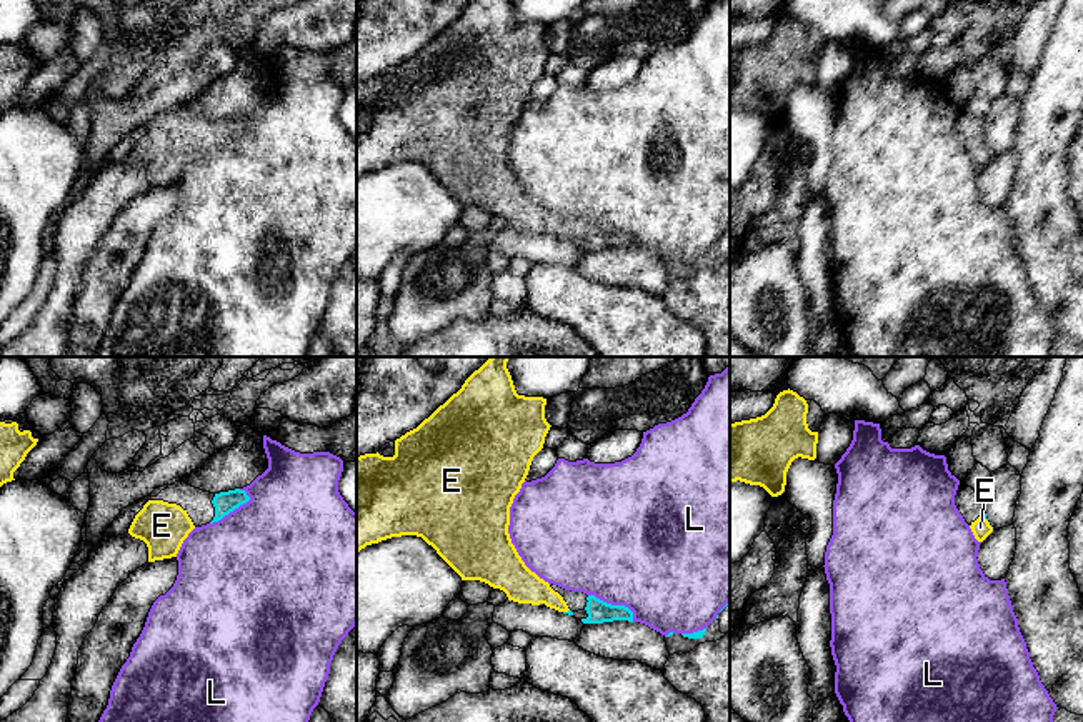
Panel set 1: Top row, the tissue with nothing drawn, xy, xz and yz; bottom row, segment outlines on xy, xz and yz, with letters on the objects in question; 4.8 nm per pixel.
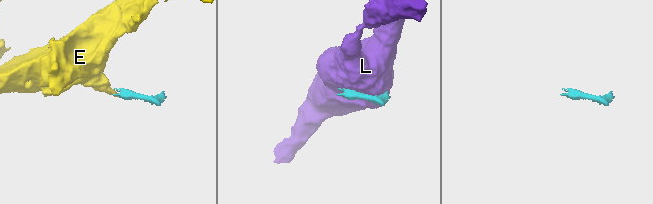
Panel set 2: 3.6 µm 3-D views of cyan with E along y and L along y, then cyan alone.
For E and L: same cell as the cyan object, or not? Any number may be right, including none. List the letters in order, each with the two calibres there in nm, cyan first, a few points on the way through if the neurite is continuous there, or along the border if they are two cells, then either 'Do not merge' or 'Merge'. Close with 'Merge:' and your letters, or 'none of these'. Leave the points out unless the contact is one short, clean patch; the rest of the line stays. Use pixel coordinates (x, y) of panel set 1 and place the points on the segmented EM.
E: Thickness 20 nm (cyan) against 170 nm. Path across: xz (568, 612), (565, 612), (545, 594), (522, 586). Merge
L: Thickness 110 nm (cyan) against 500 nm. Do not merge
Merge: E

